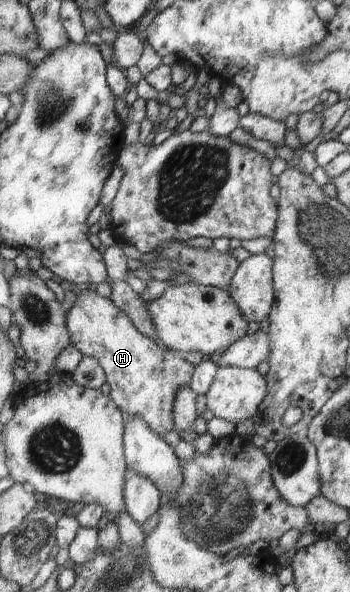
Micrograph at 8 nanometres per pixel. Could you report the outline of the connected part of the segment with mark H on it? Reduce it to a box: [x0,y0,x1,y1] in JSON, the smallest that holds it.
[67,291,195,437]

